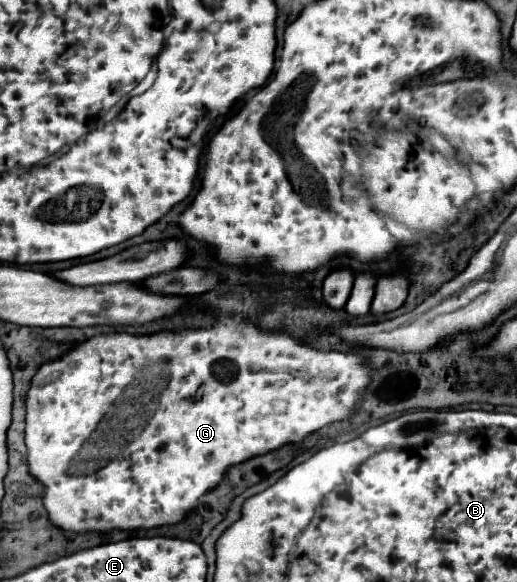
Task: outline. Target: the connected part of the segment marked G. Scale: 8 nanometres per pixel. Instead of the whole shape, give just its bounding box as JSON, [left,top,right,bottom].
[25,317,371,533]

